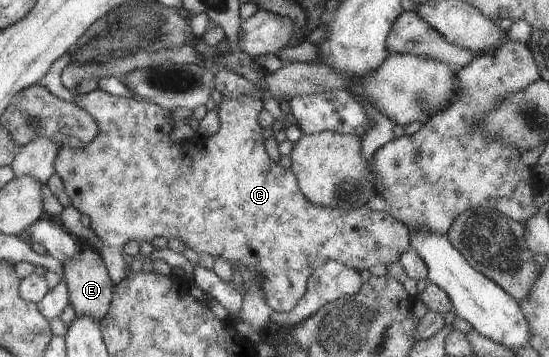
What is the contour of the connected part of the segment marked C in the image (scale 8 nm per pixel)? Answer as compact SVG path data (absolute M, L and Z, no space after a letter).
M96 89L90 93L80 94L75 91L73 100L79 108L89 113L94 121L98 124L98 135L93 138L89 144L84 147L61 147L58 150L55 159L56 173L62 178L63 186L67 196L71 199L73 205L81 214L87 214L90 218L90 228L103 241L103 247L99 250L104 258L109 276L112 278L113 288L118 285L125 277L125 261L123 261L123 245L134 238L147 239L152 241L153 238L167 238L168 240L179 239L188 248L197 252L198 255L207 254L207 259L221 256L229 260L231 265L247 266L253 273L262 275L262 292L266 296L266 303L273 311L278 313L294 312L298 307L303 296L306 293L306 284L311 273L321 266L325 261L337 261L342 265L354 268L356 271L367 270L376 264L397 263L400 256L410 246L410 236L407 225L400 220L393 218L384 211L374 211L370 207L363 205L354 209L338 209L337 207L322 207L313 204L302 192L298 185L295 173L288 168L281 167L279 163L273 161L265 151L262 126L259 124L259 112L263 110L263 102L257 95L244 94L240 97L230 99L222 98L218 107L221 128L210 137L197 137L185 139L181 142L171 140L171 131L176 127L173 121L172 112L161 108L156 104L147 102L143 99L133 97L120 97L111 95L106 91Z

